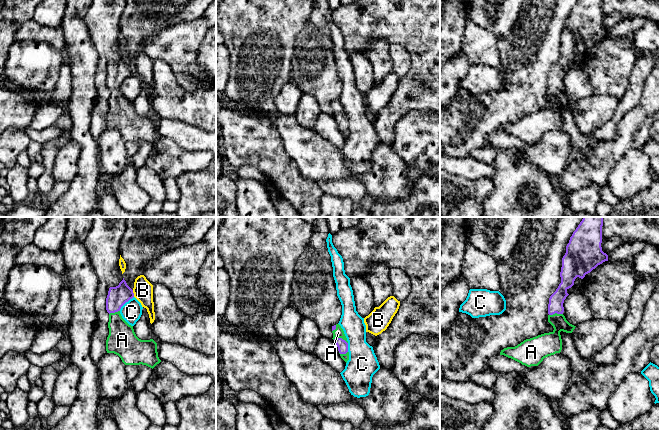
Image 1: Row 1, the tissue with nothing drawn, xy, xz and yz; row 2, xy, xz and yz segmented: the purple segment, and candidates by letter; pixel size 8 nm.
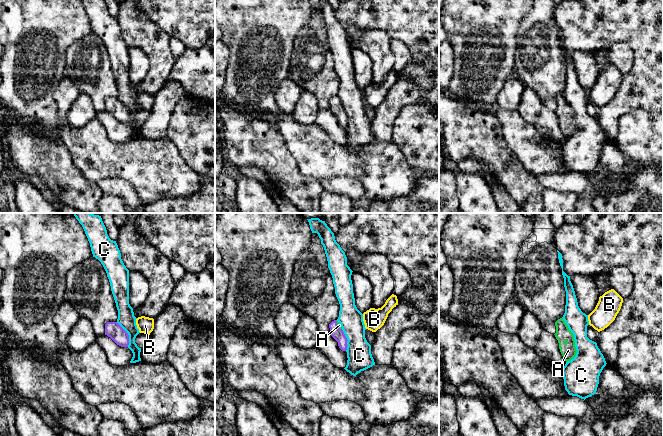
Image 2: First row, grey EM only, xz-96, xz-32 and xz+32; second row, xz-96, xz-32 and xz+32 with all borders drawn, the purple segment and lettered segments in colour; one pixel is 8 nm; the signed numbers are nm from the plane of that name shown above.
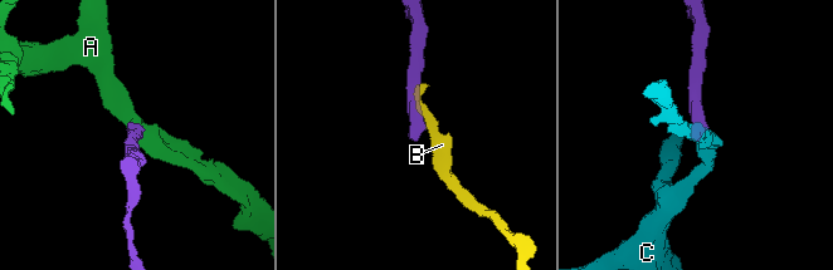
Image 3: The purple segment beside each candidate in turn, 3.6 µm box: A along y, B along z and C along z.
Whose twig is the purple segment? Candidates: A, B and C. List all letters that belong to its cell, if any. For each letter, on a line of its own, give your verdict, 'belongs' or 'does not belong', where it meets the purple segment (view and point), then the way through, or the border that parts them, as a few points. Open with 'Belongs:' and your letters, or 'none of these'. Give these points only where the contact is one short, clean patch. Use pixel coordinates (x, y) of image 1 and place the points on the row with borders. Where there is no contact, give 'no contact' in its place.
Belongs: A
A: belongs | xz (340, 338) | across xz (342, 345), (340, 338), (338, 332)
B: does not belong | xy (133, 293)
C: does not belong | xy (125, 302) | along xy (133, 296), (119, 310)

